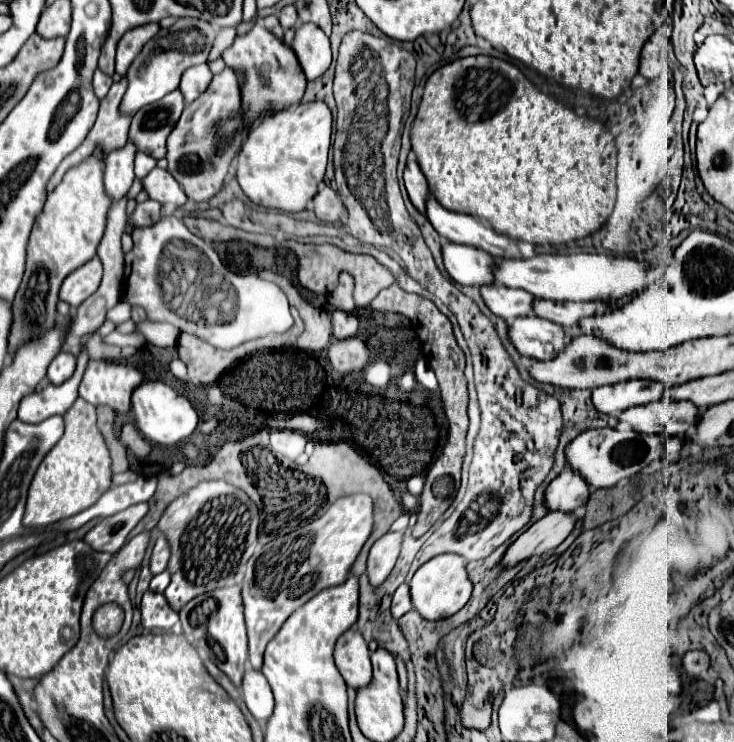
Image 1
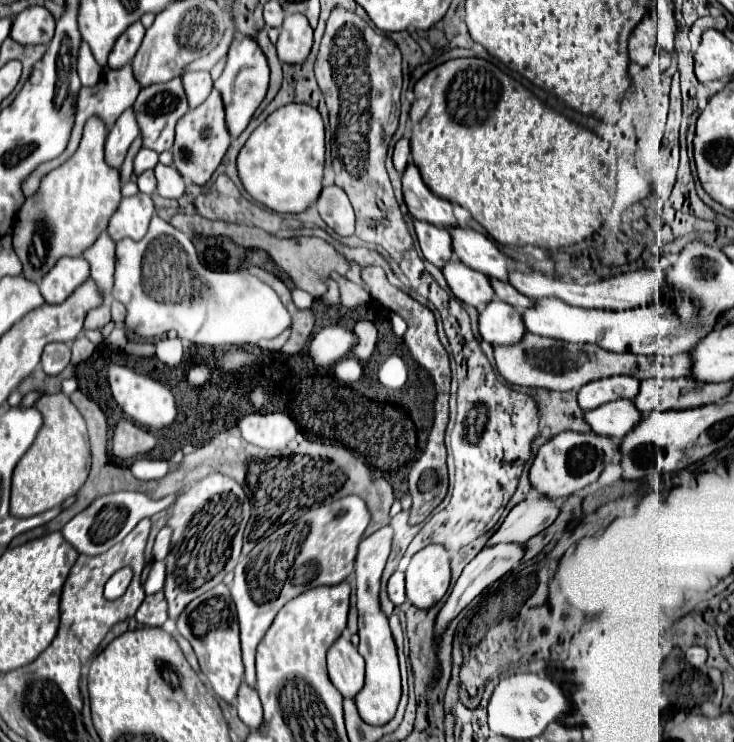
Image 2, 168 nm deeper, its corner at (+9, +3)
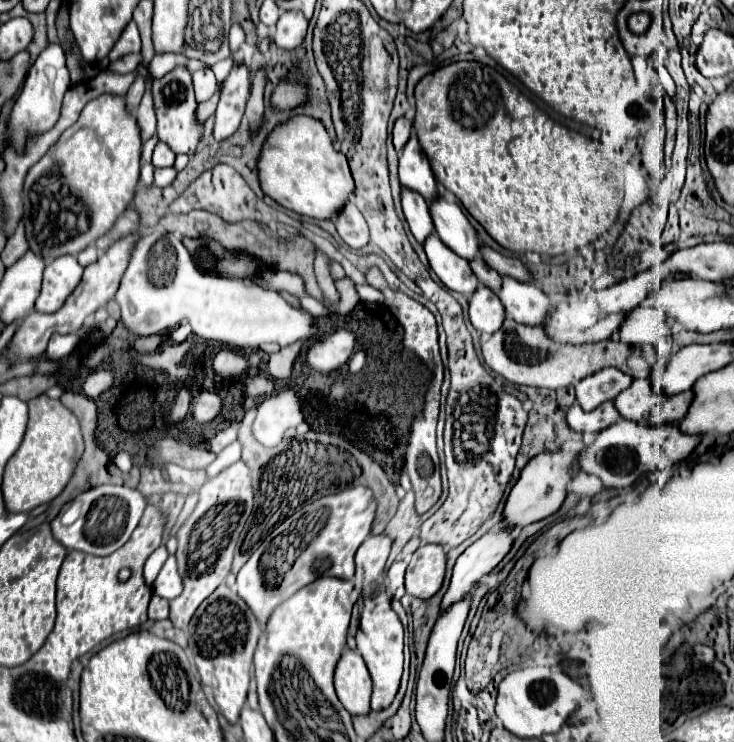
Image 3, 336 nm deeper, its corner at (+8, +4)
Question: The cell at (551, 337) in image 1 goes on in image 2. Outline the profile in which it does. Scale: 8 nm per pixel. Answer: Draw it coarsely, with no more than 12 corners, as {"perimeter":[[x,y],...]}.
{"perimeter":[[493,298],[479,312],[479,334],[507,346],[525,332],[521,312]]}

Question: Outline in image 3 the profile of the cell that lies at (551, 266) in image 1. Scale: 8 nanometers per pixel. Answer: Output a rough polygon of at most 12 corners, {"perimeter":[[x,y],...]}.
{"perimeter":[[430,203],[436,235],[456,255],[480,257],[480,239],[458,203]]}

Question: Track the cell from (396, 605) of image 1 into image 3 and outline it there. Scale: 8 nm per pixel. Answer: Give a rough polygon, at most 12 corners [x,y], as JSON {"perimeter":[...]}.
{"perimeter":[[394,561],[386,579],[392,599],[402,599],[404,561]]}

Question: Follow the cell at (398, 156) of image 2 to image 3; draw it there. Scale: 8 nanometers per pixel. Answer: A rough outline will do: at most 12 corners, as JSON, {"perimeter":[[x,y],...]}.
{"perimeter":[[396,120],[393,145],[400,153],[410,138],[412,122]]}

